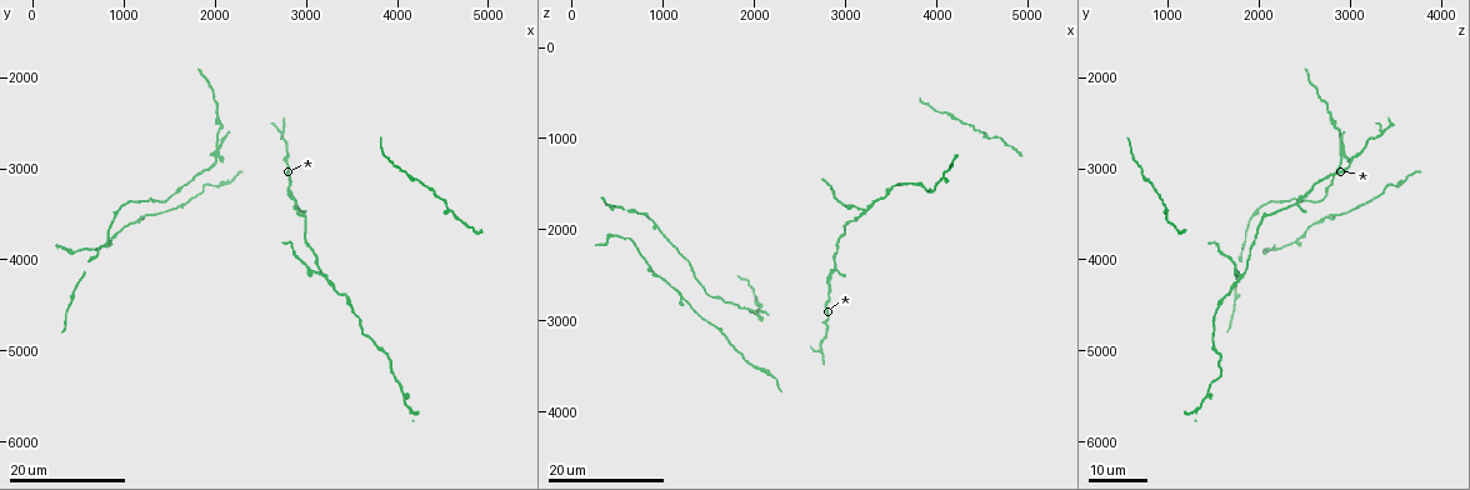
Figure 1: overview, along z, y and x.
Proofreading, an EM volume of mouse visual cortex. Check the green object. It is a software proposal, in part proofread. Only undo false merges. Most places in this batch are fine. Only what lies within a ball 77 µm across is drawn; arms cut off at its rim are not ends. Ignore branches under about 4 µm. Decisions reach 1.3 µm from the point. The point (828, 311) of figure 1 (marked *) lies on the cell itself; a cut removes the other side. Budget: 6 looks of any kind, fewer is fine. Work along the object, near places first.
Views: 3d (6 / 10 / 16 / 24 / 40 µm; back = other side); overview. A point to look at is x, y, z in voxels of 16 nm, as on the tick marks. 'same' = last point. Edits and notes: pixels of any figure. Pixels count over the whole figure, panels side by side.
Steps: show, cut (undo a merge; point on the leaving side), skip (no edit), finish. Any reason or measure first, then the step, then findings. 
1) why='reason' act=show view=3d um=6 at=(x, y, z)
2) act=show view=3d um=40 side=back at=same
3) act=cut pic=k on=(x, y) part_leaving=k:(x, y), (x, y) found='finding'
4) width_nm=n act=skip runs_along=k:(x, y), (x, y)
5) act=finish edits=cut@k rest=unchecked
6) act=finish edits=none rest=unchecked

why='sudden change in width' act=show view=3d um=24 at=(850, 3800, 2400)

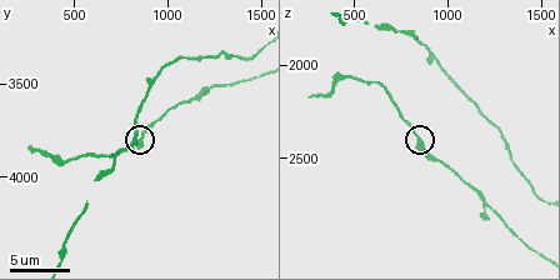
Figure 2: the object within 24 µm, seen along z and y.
why='zoom in' act=show view=3d um=6 at=(860, 3780, 2400)

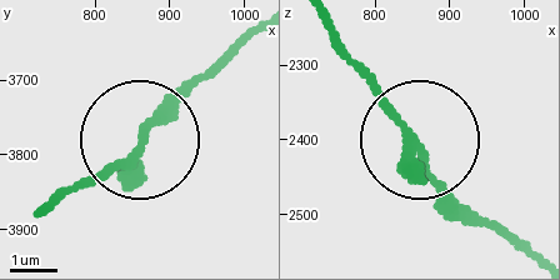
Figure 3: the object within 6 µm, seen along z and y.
act=skip runs_along=3:(251, 38), (116, 161), (64, 189) found='all the same cell'

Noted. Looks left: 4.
why='sudden change in width' act=show view=3d um=10 at=(1240, 3500, 2760)

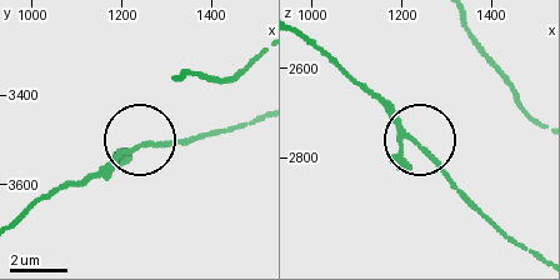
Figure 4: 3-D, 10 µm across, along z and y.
act=show view=3d um=10 side=back at=(1230, 3525, 2770)

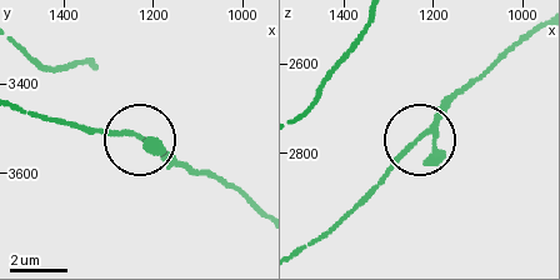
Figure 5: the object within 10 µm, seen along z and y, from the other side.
width_nm=140 act=skip runs_along=5:(303, 250), (331, 231), (465, 90) found='all the same cell'

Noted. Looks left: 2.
why='calibre changes' act=show view=3d um=10 at=(720, 3920, 1800)

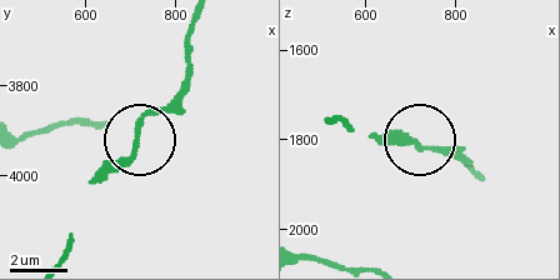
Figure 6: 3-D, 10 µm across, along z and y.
act=skip found='all the same cell'

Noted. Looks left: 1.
act=finish edits=none rest=unchecked

